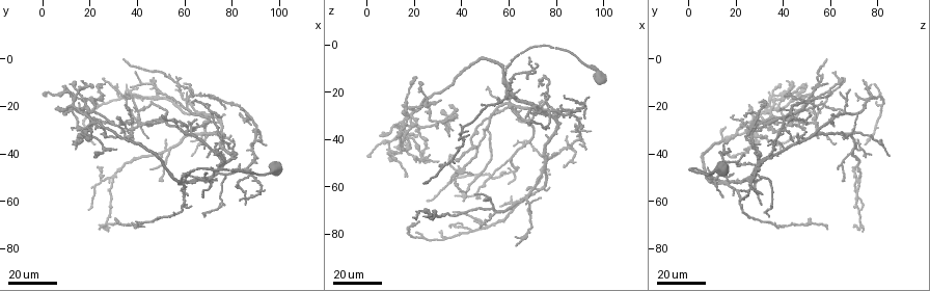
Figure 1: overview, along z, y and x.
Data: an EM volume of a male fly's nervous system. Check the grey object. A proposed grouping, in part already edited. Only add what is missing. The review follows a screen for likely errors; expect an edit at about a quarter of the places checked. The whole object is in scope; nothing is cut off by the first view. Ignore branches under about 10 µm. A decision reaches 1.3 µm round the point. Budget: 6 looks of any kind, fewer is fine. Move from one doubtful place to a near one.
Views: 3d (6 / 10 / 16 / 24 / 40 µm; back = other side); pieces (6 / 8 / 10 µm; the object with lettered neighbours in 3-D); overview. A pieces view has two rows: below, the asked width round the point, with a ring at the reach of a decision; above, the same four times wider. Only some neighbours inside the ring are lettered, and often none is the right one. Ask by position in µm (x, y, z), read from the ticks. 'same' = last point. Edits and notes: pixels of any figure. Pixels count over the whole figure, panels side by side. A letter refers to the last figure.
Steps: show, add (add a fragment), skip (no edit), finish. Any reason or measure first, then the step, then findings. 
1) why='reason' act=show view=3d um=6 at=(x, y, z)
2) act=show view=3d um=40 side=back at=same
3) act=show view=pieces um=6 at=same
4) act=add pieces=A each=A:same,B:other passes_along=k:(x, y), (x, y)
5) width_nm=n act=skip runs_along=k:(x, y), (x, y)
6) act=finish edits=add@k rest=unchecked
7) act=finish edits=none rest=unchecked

why='branch stops here' act=show view=3d um=24 at=(6, 21, 38)

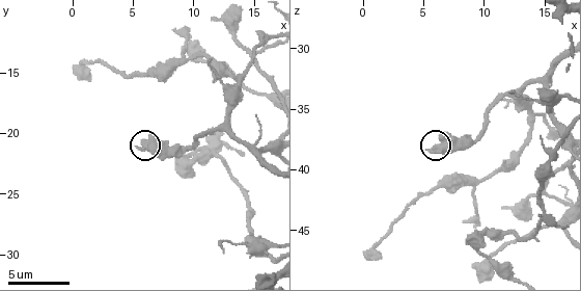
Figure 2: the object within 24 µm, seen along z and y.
act=show view=pieces um=10 at=(5.4, 21.2, 38.4)

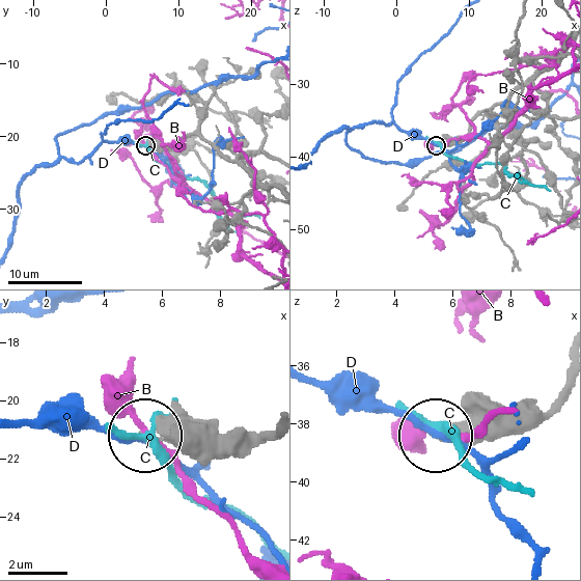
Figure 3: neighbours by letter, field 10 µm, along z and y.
act=skip each=B:other,C:other,D:other runs_along=3:(272, 433), (150, 433) found='none of them fits'

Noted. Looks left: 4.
why='free end' act=show view=3d um=24 at=(32, 10, 78)

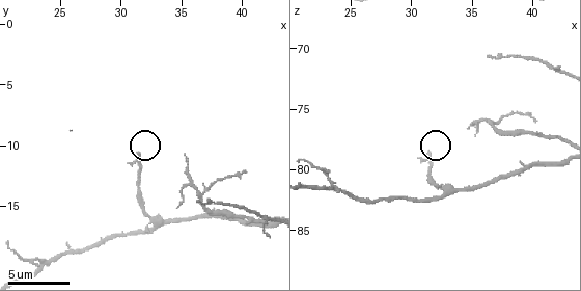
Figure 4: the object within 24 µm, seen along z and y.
act=show view=pieces um=8 at=(31.4, 10.6, 78.6)

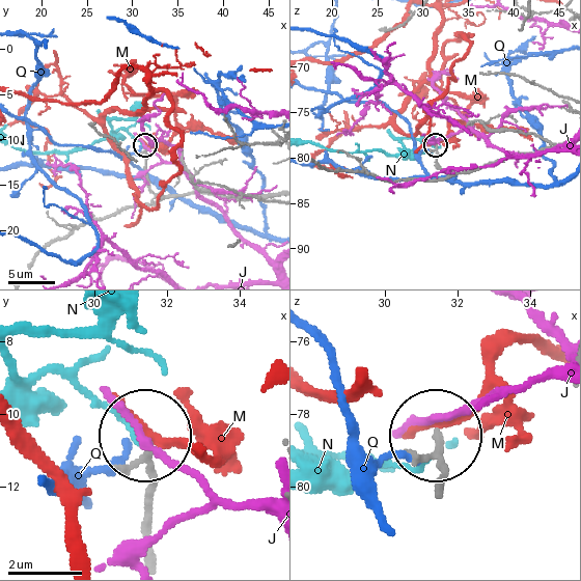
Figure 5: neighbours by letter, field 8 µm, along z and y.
act=skip each=J:other,M:other,N:other,Q:other found='none of them fits'

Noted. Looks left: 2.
why='branch stops here' act=show view=3d um=16 at=(45, 10, 74)

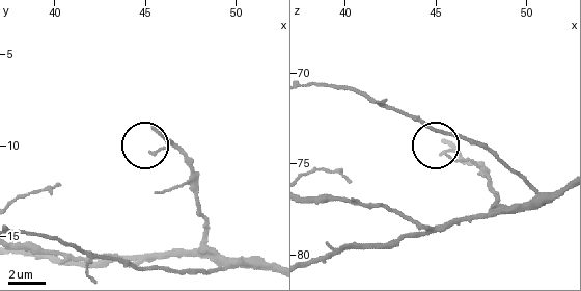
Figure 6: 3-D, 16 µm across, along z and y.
act=show view=pieces um=10 at=(45.5, 9.0, 73.8)

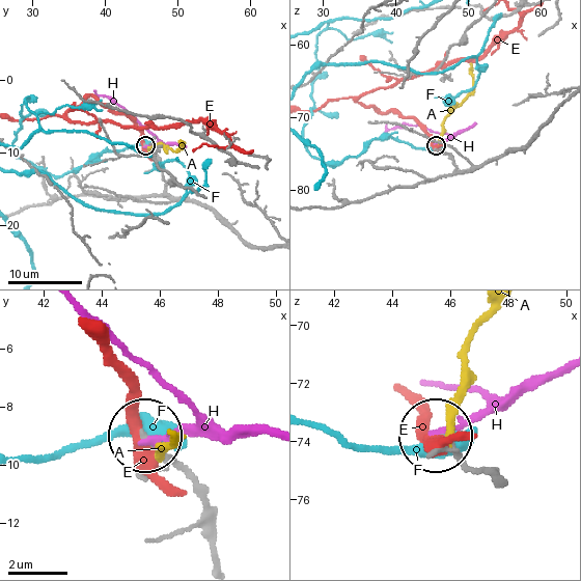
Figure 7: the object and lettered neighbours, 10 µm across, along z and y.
width_nm=180 act=skip each=A:other,E:other,F:other,H:other runs_along=7:(213, 557), (205, 497), (145, 440) found='none of them fits'

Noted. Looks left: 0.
act=finish edits=none rest=unchecked

